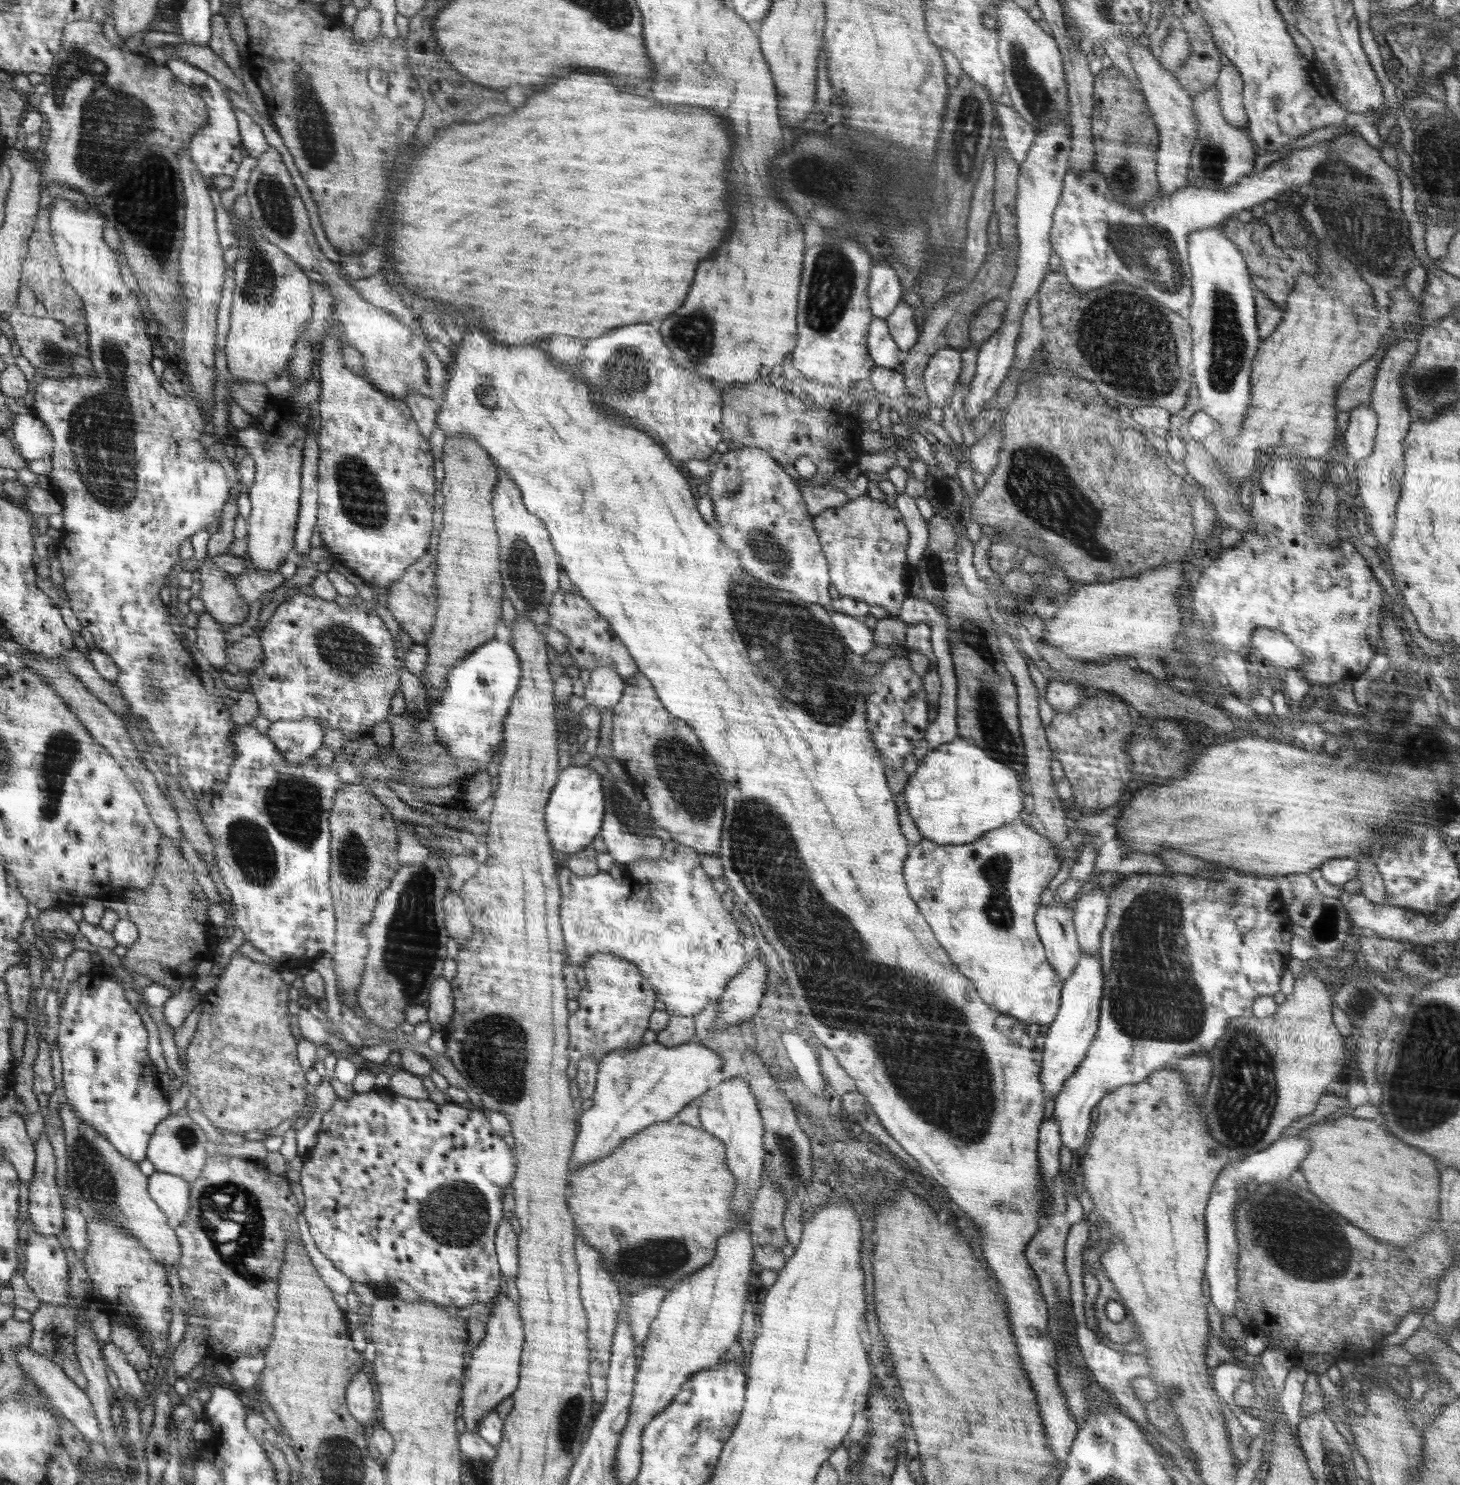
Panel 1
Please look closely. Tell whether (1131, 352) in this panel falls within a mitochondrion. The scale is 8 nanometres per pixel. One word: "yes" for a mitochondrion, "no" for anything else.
yes

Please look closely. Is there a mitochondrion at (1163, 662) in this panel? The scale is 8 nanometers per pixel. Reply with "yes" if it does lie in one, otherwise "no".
no

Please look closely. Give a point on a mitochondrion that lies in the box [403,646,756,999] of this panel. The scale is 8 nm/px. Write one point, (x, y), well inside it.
(685, 774)

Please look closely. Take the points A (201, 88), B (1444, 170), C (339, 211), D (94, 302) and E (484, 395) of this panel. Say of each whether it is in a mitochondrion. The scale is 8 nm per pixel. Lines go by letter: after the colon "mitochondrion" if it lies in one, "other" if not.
A: other
B: mitochondrion
C: other
D: other
E: mitochondrion

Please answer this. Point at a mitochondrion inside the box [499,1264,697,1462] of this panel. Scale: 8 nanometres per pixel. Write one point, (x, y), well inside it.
(571, 1411)

